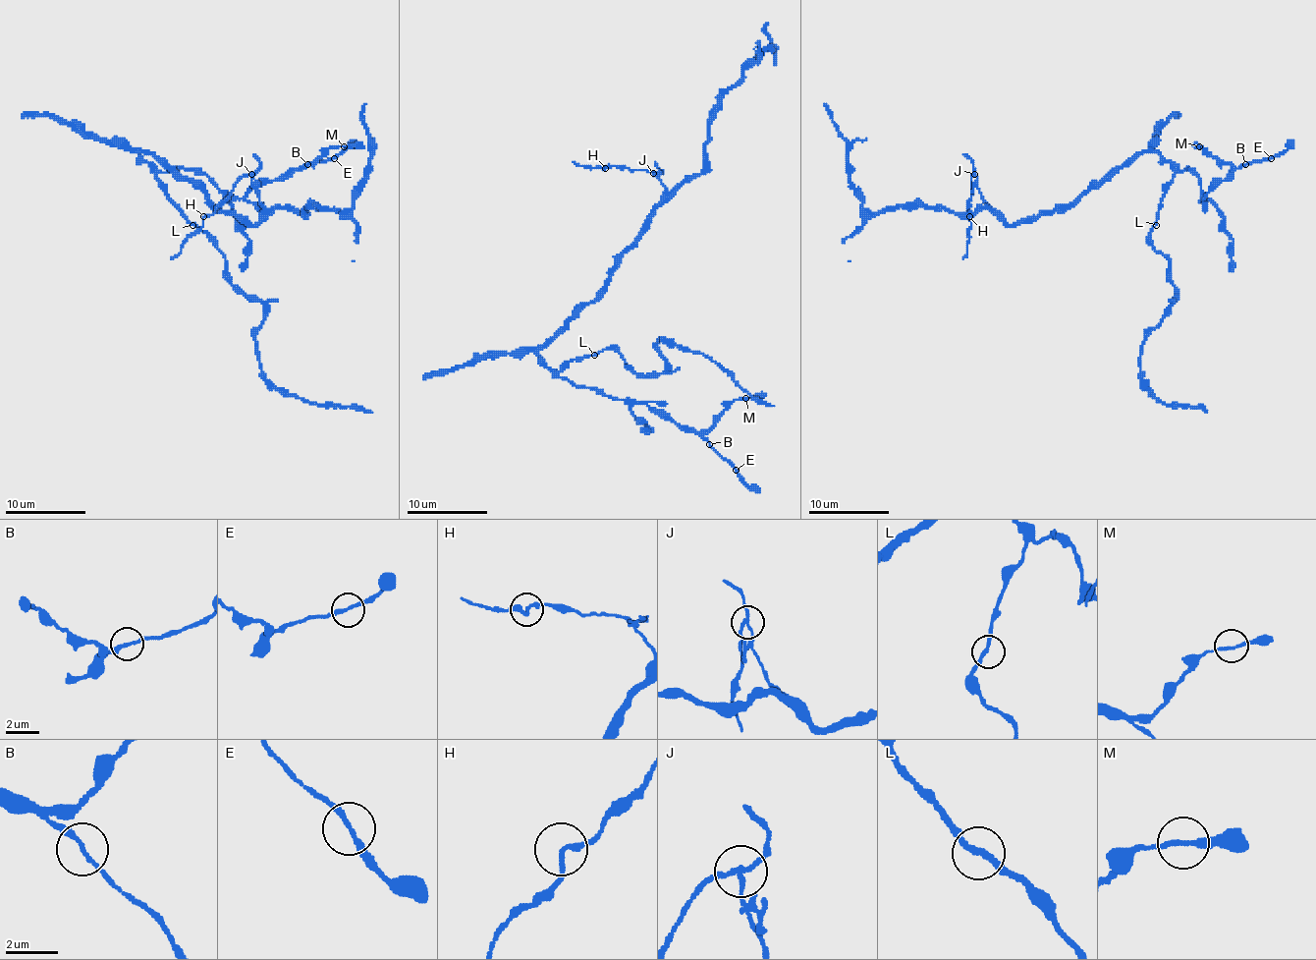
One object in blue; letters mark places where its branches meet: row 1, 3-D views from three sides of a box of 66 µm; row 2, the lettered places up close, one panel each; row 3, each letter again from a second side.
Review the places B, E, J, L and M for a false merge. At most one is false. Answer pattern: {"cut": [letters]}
{"cut": ["J"]}

